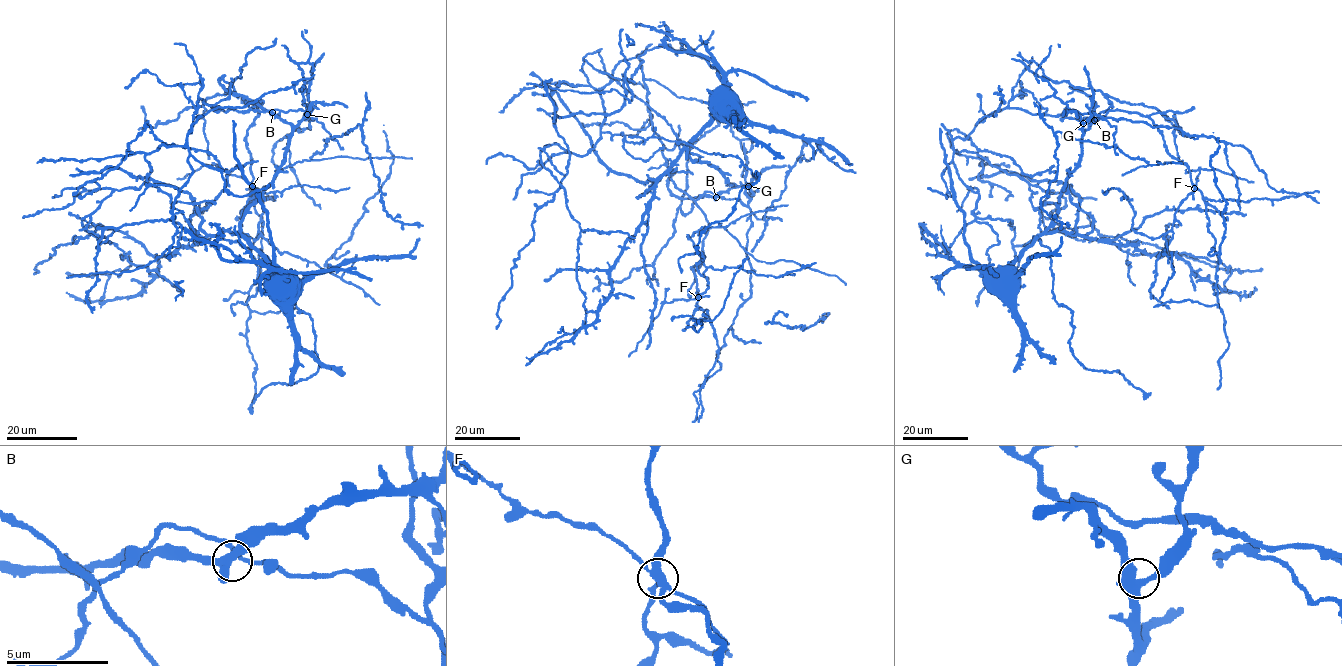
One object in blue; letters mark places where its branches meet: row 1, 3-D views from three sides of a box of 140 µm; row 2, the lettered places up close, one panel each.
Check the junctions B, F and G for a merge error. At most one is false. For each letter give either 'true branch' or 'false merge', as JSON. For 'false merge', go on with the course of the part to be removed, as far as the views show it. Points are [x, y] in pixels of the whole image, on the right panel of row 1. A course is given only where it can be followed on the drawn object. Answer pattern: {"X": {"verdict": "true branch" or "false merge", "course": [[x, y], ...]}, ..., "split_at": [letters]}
{"B": {"verdict": "true branch"}, "F": {"verdict": "false merge", "course": [[1195, 188], [1200, 169], [1218, 169], [1253, 182]]}, "G": {"verdict": "true branch"}, "split_at": ["F"]}

